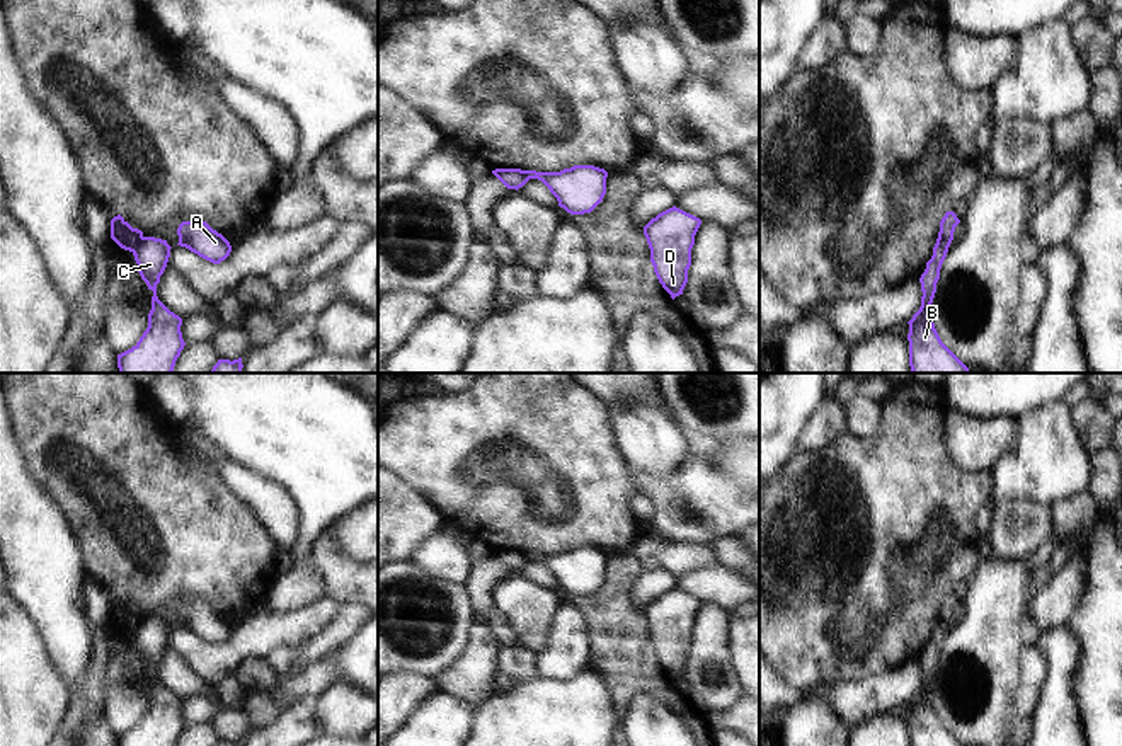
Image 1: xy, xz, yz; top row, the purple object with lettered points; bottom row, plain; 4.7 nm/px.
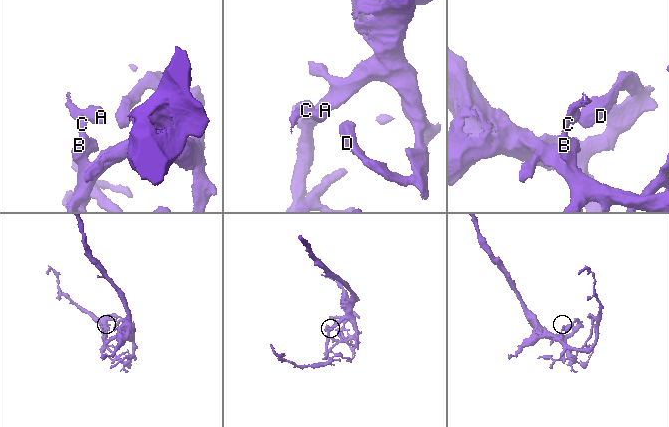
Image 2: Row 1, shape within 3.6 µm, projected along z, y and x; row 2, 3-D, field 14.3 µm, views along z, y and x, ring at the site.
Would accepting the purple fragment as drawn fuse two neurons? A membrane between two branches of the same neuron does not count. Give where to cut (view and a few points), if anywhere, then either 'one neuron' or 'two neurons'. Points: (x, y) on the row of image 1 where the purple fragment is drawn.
cut in xy along (143, 237), (131, 251); two neurons

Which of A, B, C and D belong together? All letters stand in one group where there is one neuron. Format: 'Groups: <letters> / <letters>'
Groups: A / B C D.

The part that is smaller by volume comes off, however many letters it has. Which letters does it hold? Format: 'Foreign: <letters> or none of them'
Foreign: A

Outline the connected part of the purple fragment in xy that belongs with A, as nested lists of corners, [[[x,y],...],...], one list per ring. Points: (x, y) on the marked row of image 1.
[[[182,221],[177,235],[177,245],[189,249],[213,264],[220,264],[232,252],[230,242],[206,221]]]

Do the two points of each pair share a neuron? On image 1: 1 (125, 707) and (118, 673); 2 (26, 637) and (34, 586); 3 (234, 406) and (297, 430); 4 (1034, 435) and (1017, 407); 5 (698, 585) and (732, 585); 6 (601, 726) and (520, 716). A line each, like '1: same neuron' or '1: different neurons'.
1: same neuron
2: different neurons
3: same neuron
4: different neurons
5: same neuron
6: same neuron

